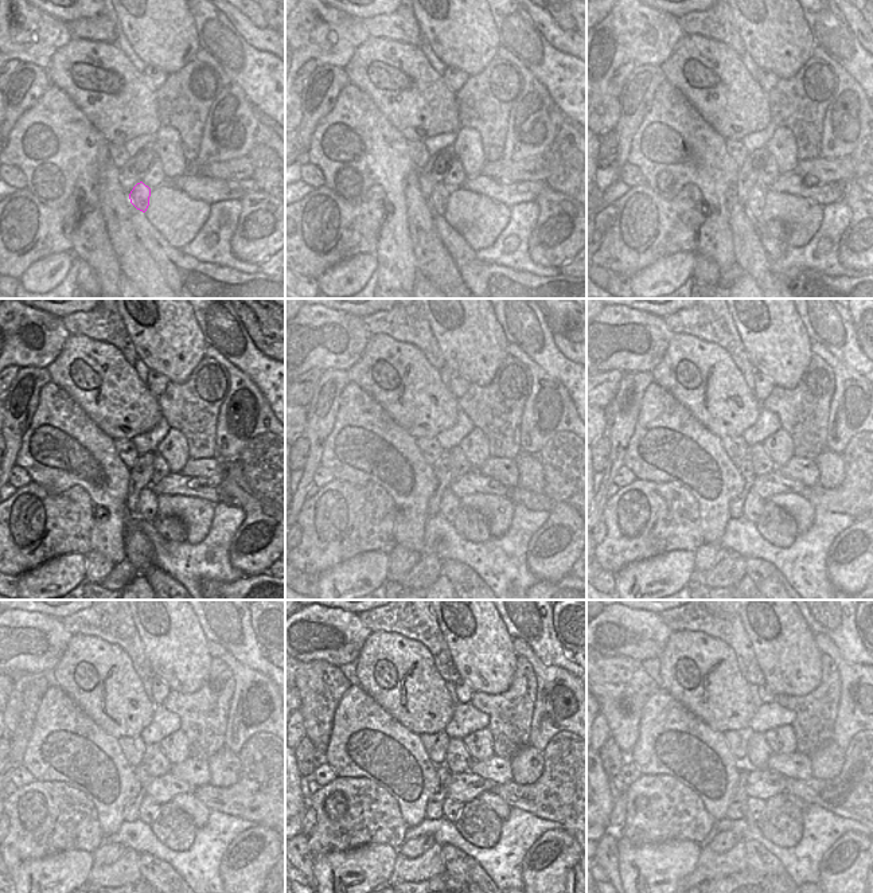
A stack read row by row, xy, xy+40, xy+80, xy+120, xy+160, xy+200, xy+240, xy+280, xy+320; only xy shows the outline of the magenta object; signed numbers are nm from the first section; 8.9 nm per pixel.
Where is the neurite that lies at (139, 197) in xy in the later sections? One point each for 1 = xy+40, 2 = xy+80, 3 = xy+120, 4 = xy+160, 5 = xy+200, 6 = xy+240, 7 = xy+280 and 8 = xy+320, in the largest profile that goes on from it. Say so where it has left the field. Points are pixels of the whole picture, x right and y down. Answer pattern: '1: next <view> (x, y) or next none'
1: next xy+40 (439, 198)
2: next xy+80 (753, 205)
3: next xy+120 (148, 499)
4: next xy+160 (449, 507)
5: next xy+200 (753, 506)
6: next xy+240 (149, 808)
7: next xy+280 (451, 808)
8: next xy+320 (755, 807)

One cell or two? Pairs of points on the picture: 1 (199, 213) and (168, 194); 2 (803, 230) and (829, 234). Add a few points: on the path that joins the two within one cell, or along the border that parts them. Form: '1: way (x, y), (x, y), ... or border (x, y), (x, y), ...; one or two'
1: way (191, 213), (187, 213), (176, 202); one
2: border (822, 206), (818, 230), (805, 244), (788, 246); two

